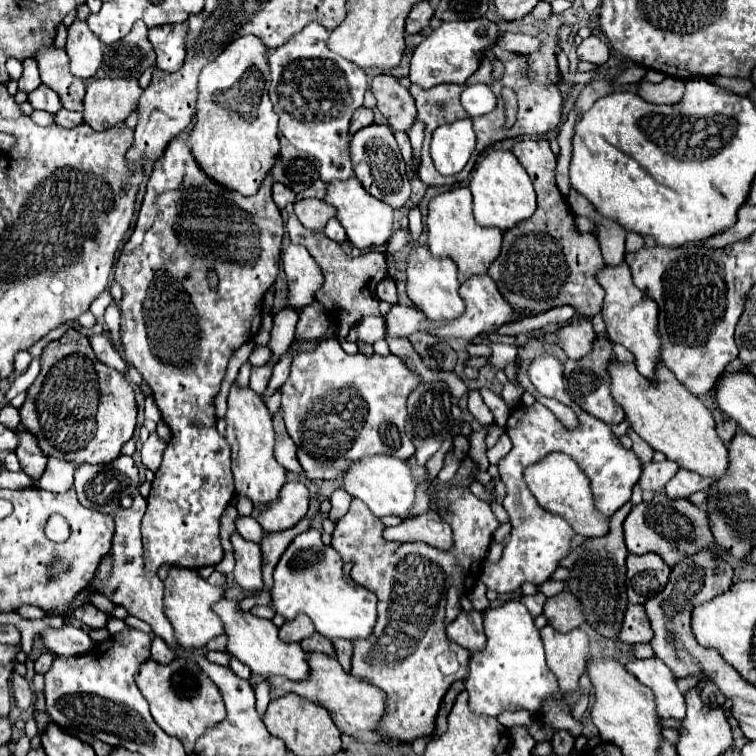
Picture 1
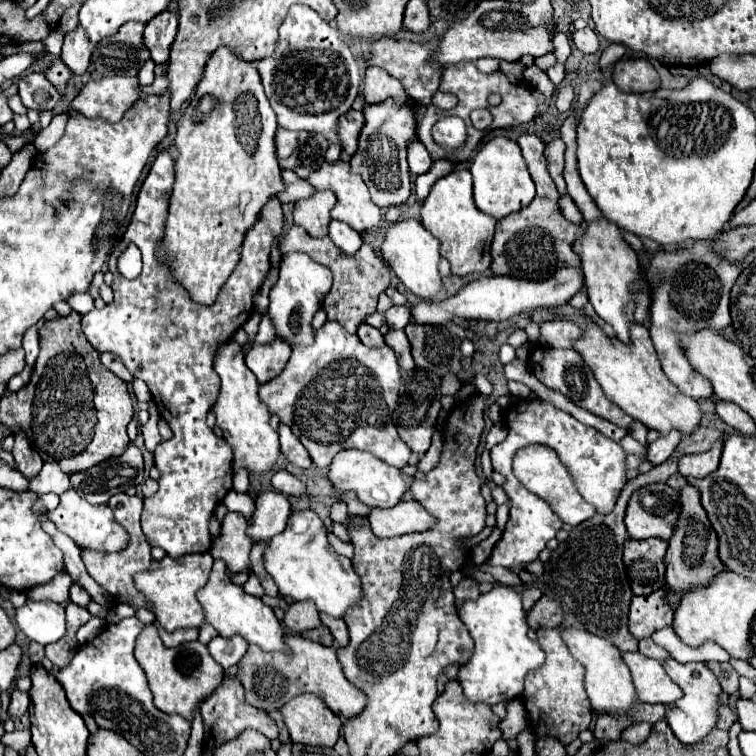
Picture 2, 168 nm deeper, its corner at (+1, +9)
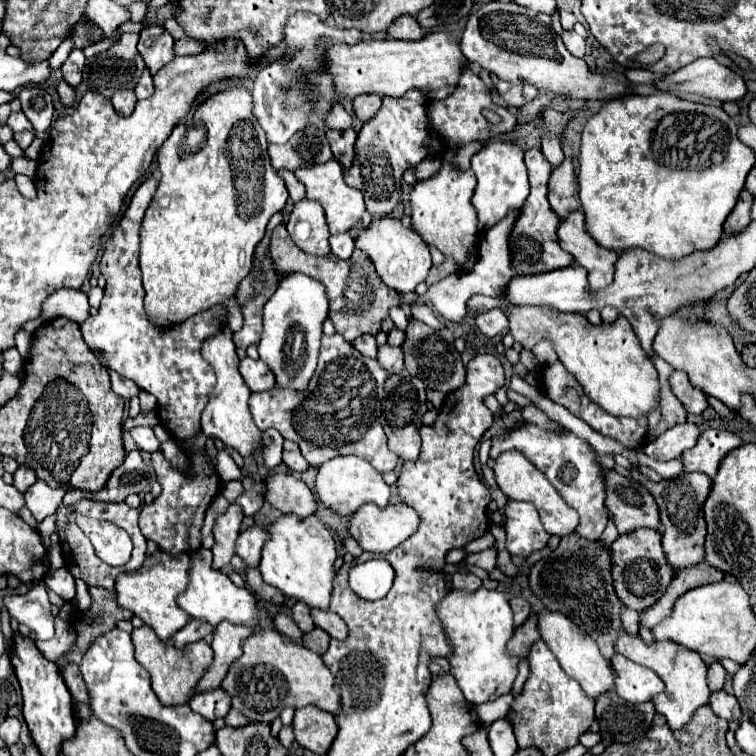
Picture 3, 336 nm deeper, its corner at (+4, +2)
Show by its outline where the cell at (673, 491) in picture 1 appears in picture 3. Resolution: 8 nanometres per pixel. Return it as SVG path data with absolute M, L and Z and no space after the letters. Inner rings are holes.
M708 429L700 435L698 443L682 453L684 471L700 471L708 477L714 477L718 471L718 465L722 457L732 451L732 447L738 447L742 441L738 435L724 431L724 429Z

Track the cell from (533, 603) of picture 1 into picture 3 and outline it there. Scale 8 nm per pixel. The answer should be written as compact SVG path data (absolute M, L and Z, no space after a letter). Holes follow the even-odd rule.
M522 597L510 599L510 605L512 605L512 611L514 611L514 625L520 627L520 625L530 617L532 607L530 607L530 603L528 603L526 599L522 599Z

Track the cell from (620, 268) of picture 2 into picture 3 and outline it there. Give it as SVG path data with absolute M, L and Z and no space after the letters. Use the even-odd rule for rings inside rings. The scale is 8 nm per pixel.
M574 211L566 219L562 219L558 227L558 239L560 247L568 251L576 259L576 263L588 271L588 283L592 291L612 285L614 263L618 259L618 253L600 247L590 237L590 233L586 231L586 221L582 211Z

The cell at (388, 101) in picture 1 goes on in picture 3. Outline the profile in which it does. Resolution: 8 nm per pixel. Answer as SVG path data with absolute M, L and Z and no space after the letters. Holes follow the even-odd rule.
M370 93L370 95L358 95L354 99L354 113L360 121L366 121L366 119L372 119L376 115L376 111L380 109L380 103L382 103L382 95L378 93Z

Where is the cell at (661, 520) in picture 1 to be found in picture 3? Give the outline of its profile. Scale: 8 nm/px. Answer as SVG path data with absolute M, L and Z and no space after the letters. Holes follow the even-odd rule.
M616 471L606 473L606 505L608 505L610 513L614 515L614 523L616 523L620 535L632 533L642 527L654 529L654 531L664 529L660 523L660 511L658 511L658 505L656 505L652 493L646 487L642 487L638 481L630 481Z

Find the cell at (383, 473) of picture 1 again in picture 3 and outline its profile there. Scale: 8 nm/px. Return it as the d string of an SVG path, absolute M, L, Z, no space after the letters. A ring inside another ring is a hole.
M354 455L334 457L334 459L326 461L318 469L316 491L318 491L320 501L328 509L332 509L332 511L336 511L338 515L344 515L344 517L354 515L366 503L386 507L390 503L390 495L392 495L390 485L386 485L386 481L382 479L382 473L378 473L366 459L360 459L360 457L354 457Z

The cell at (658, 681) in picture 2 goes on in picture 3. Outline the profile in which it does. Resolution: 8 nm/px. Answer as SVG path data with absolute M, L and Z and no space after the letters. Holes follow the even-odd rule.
M620 653L614 655L610 663L616 671L616 693L628 703L646 703L664 693L662 679L648 667L642 667Z

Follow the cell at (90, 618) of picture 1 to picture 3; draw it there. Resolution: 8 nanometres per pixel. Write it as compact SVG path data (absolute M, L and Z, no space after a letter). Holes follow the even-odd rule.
M62 567L62 569L50 569L50 575L46 575L44 583L48 585L48 589L52 589L64 601L72 601L76 597L74 577L70 575L70 571L66 571L66 567Z

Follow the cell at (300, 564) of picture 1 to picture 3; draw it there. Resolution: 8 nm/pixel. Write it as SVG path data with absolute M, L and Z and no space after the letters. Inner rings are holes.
M294 513L282 515L270 527L270 539L262 547L262 561L258 565L262 579L280 589L284 597L292 597L296 601L304 601L312 609L328 609L332 595L332 579L334 579L334 561L336 547L326 525L310 515L298 517Z

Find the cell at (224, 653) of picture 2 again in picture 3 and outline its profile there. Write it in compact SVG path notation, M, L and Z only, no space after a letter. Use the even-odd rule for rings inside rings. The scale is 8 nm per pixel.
M220 623L218 627L214 627L214 663L202 677L202 683L198 685L200 691L210 691L222 683L230 665L242 655L242 643L248 637L250 631L246 631L244 627L230 627L230 623Z

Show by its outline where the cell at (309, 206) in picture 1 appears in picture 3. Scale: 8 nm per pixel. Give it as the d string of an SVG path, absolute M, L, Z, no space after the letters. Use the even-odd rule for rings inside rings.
M302 199L296 203L294 211L290 213L288 233L292 241L310 255L328 255L328 225L324 217L324 209L318 201Z

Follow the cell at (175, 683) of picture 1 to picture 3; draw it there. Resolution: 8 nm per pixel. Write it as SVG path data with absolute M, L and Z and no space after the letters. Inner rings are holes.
M142 625L140 629L132 631L132 643L136 647L136 661L150 673L152 689L162 705L186 705L196 691L198 681L210 669L210 663L214 659L214 653L208 643L198 641L190 643L186 651L174 651L174 645L170 641L160 641L154 629L150 629L148 625Z

